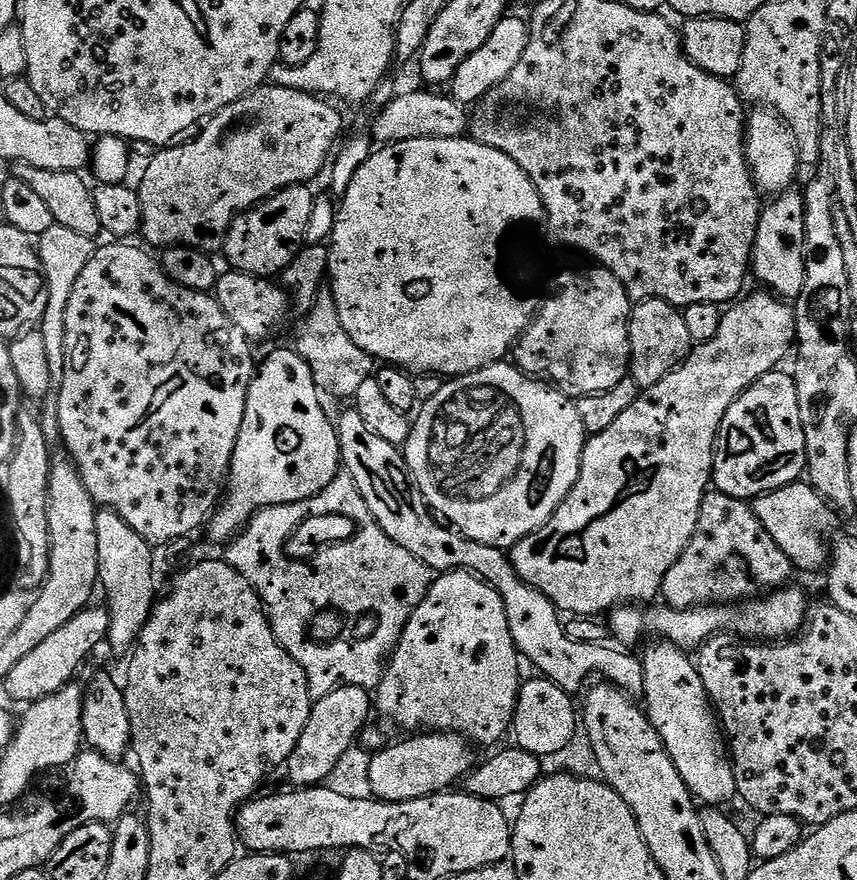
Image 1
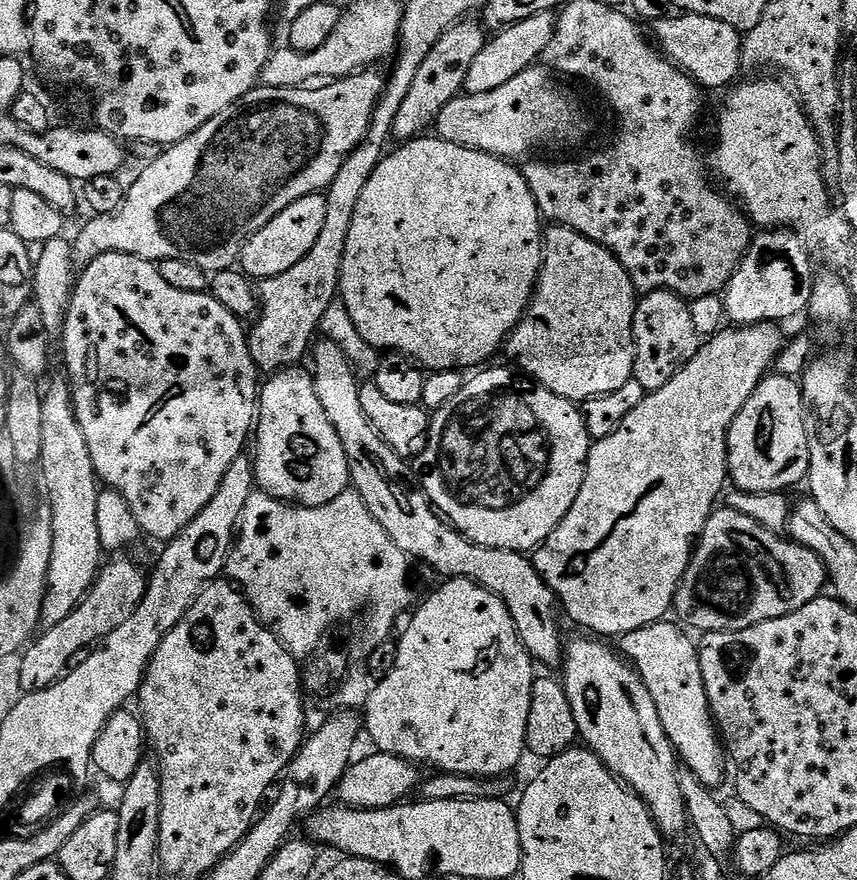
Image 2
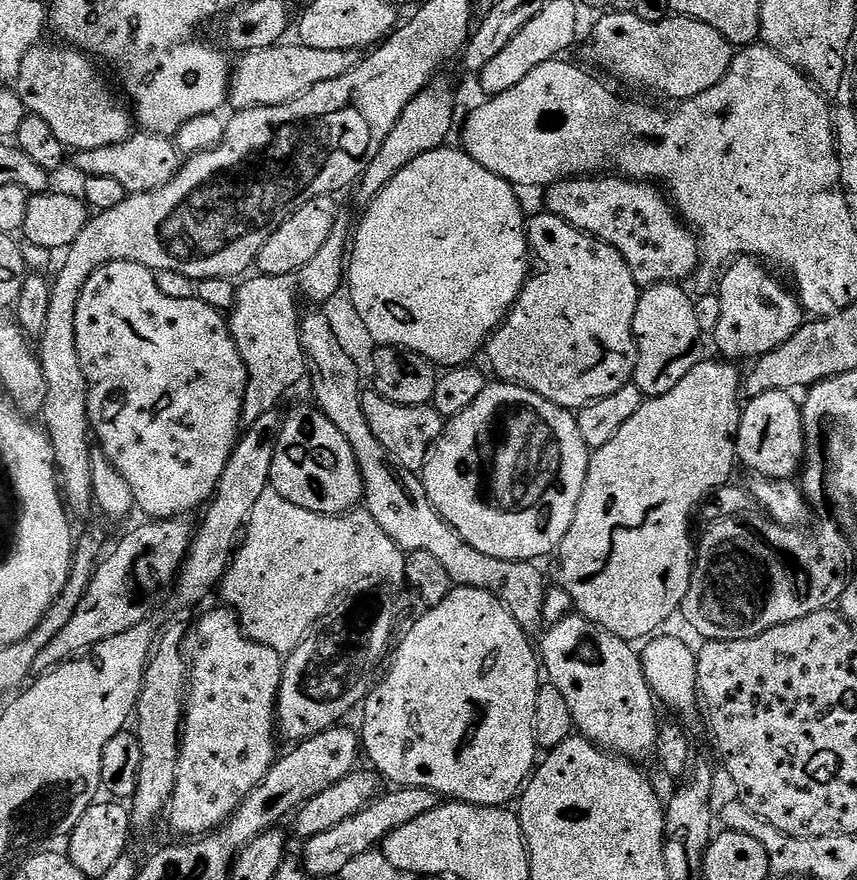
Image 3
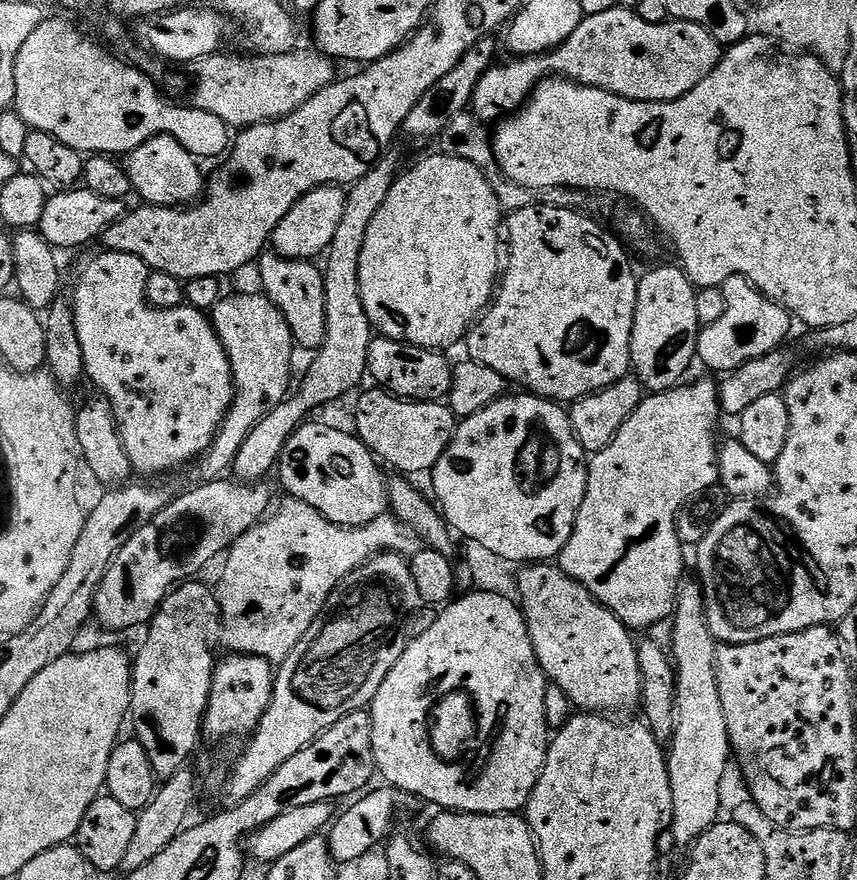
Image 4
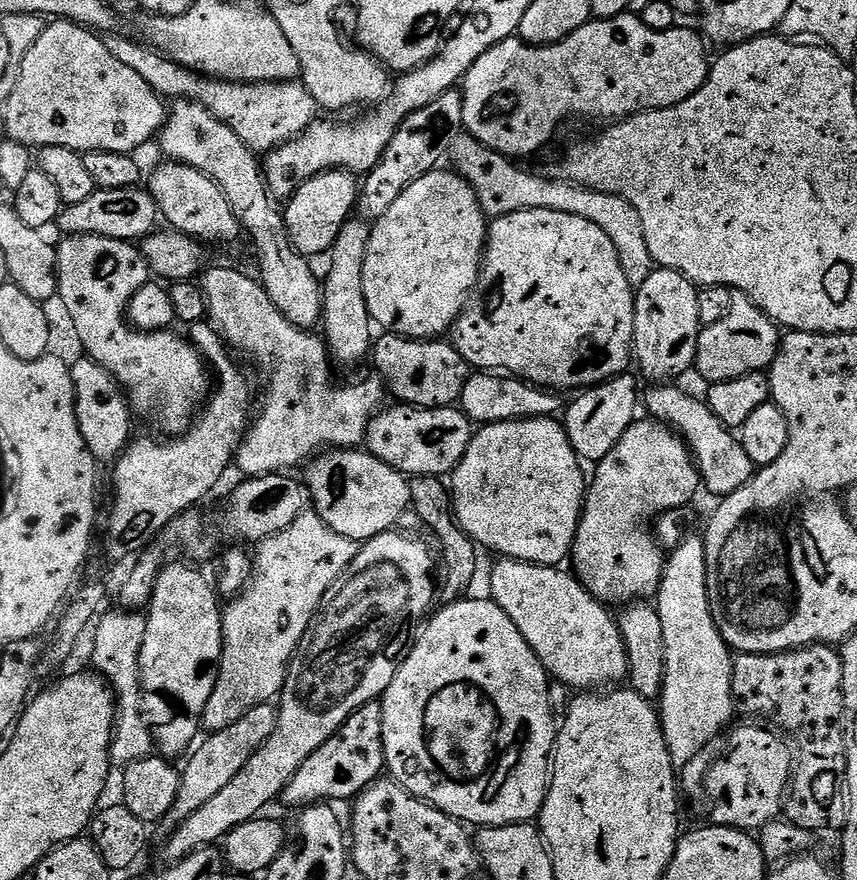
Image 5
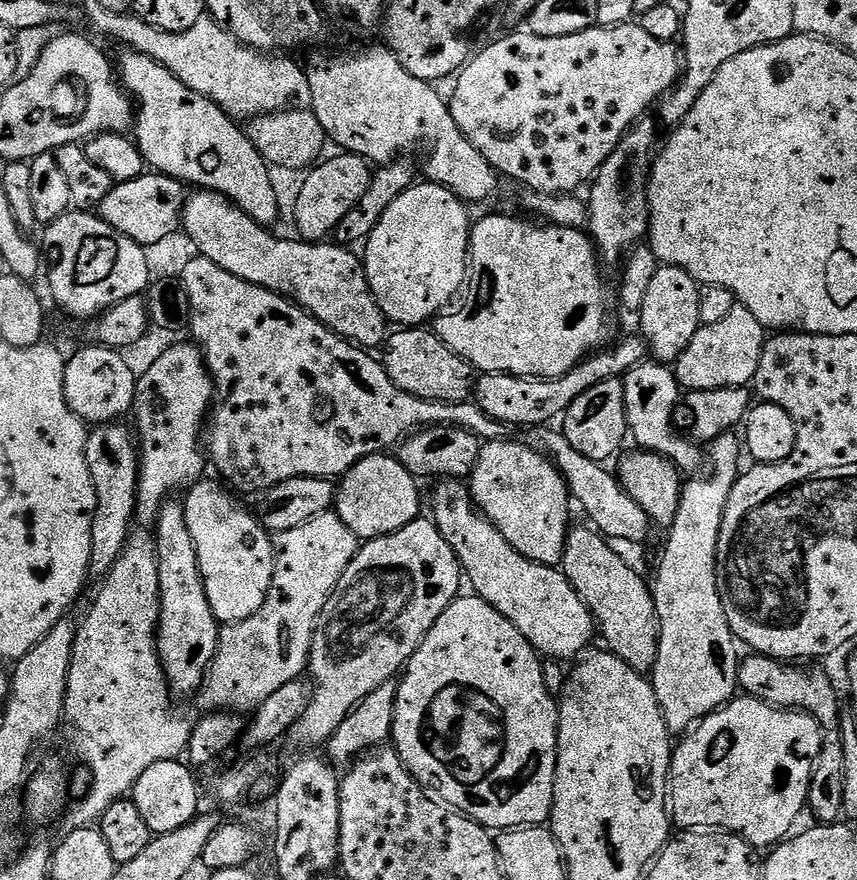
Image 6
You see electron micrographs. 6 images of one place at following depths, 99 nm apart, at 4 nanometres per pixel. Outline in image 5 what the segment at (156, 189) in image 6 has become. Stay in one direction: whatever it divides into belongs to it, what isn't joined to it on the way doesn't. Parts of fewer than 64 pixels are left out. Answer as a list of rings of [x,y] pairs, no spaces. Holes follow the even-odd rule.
[[[147,187],[102,188],[82,202],[67,205],[61,211],[58,228],[61,228],[61,233],[70,236],[105,236],[138,242],[157,227],[156,220],[158,209]]]

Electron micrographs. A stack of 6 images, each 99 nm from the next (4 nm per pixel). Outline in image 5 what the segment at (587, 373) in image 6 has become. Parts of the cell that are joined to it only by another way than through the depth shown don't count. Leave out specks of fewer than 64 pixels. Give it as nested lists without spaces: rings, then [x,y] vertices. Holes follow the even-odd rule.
[[[476,370],[469,375],[460,395],[458,407],[473,425],[483,426],[506,420],[525,420],[534,416],[555,417],[561,411],[560,400],[556,396],[559,395],[555,391],[545,390],[538,384],[529,384],[519,376],[497,374],[492,370]]]

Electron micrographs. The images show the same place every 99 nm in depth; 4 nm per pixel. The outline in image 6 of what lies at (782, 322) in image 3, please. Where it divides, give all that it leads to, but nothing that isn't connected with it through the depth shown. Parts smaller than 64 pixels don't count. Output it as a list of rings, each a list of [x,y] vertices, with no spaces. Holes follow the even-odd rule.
[[[738,306],[722,322],[703,325],[690,338],[690,346],[682,350],[674,362],[676,381],[688,392],[718,390],[722,387],[745,387],[756,379],[758,362],[766,339],[766,329],[746,310]]]

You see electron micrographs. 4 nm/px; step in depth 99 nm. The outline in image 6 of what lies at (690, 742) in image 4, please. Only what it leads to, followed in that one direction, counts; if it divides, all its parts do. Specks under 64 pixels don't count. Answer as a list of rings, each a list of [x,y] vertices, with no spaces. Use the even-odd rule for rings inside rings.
[[[725,434],[712,441],[710,444],[710,468],[712,464],[712,473],[705,480],[696,480],[700,478],[692,478],[692,480],[683,485],[680,493],[680,505],[678,512],[674,518],[674,522],[667,529],[668,541],[664,544],[664,553],[660,556],[660,569],[656,572],[656,584],[652,588],[652,596],[656,599],[656,613],[660,619],[660,645],[658,646],[658,658],[656,664],[650,673],[652,689],[658,698],[658,706],[662,710],[662,714],[666,718],[666,726],[668,731],[673,734],[684,734],[693,726],[700,723],[701,720],[716,712],[719,708],[724,707],[729,700],[733,699],[738,692],[738,655],[736,656],[736,648],[738,649],[738,641],[730,630],[730,622],[726,622],[726,610],[722,606],[722,598],[718,590],[718,582],[716,581],[716,559],[718,558],[718,534],[722,530],[722,518],[726,514],[726,502],[730,498],[730,490],[736,484],[736,479],[740,477],[742,465],[740,465],[740,452],[742,456],[742,444],[739,439],[736,440],[732,434]]]

